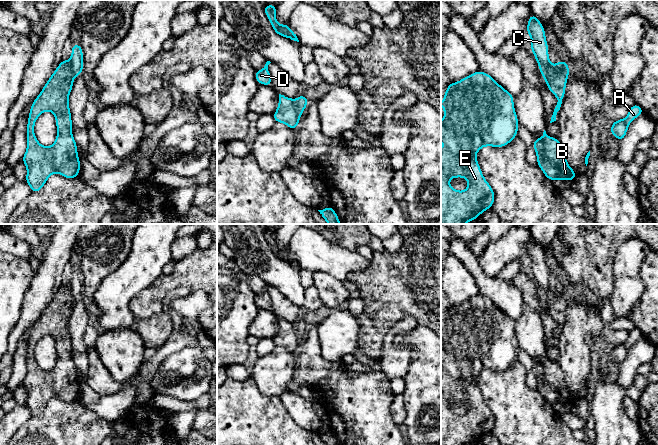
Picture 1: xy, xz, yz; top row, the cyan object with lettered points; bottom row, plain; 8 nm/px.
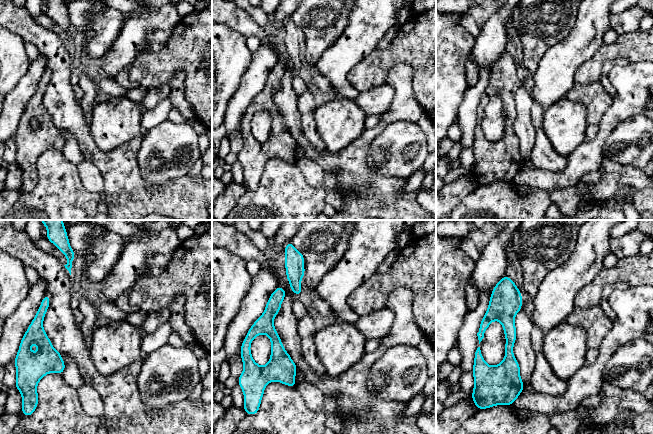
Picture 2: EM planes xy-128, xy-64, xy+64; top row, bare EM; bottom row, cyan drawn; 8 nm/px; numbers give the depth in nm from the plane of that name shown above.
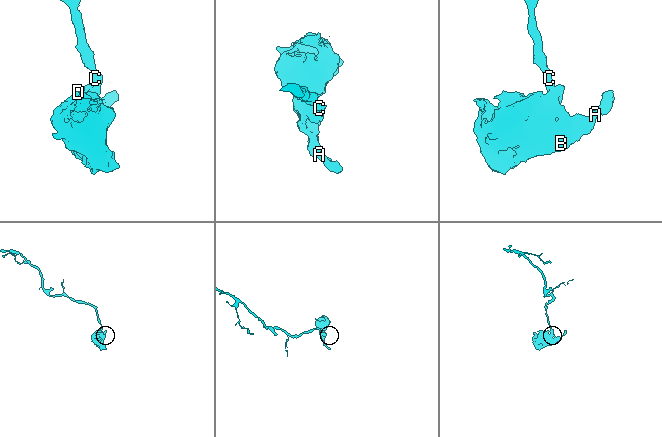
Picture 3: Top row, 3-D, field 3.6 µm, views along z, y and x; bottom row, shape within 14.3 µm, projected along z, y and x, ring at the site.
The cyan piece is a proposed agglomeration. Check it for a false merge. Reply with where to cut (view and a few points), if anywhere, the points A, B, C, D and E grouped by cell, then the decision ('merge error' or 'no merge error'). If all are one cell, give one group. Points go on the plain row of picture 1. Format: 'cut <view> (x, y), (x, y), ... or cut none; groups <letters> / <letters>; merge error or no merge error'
cut xy (68, 286), (75, 298); groups A B D E / C; merge error

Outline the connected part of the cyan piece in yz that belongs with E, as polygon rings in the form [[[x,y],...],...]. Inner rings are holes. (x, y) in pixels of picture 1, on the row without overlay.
[[[481,294],[447,310],[444,325],[441,326],[444,331],[444,343],[441,345],[441,445],[476,444],[483,435],[492,431],[495,418],[481,396],[476,378],[484,370],[504,371],[518,360],[519,346],[513,322],[511,317]],[[456,401],[468,404],[468,412],[465,415],[457,415],[450,410],[449,403]]]

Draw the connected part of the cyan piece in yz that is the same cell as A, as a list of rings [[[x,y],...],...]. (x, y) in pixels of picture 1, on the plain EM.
[[[634,328],[632,331],[629,332],[628,339],[625,343],[617,343],[611,349],[611,358],[618,364],[622,365],[626,360],[629,348],[643,337],[643,333],[638,328]]]

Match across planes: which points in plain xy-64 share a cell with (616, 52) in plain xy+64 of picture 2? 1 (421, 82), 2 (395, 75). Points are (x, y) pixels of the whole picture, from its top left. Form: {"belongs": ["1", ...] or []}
{"belongs": ["1"]}

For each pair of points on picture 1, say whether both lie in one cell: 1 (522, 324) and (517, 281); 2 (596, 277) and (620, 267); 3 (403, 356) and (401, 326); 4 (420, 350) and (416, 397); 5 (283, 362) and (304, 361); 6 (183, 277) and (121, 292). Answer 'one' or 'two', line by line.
1: one
2: two
3: one
4: one
5: two
6: two

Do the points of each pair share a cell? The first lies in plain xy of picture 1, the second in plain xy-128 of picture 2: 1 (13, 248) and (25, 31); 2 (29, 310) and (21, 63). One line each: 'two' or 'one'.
1: one
2: two

